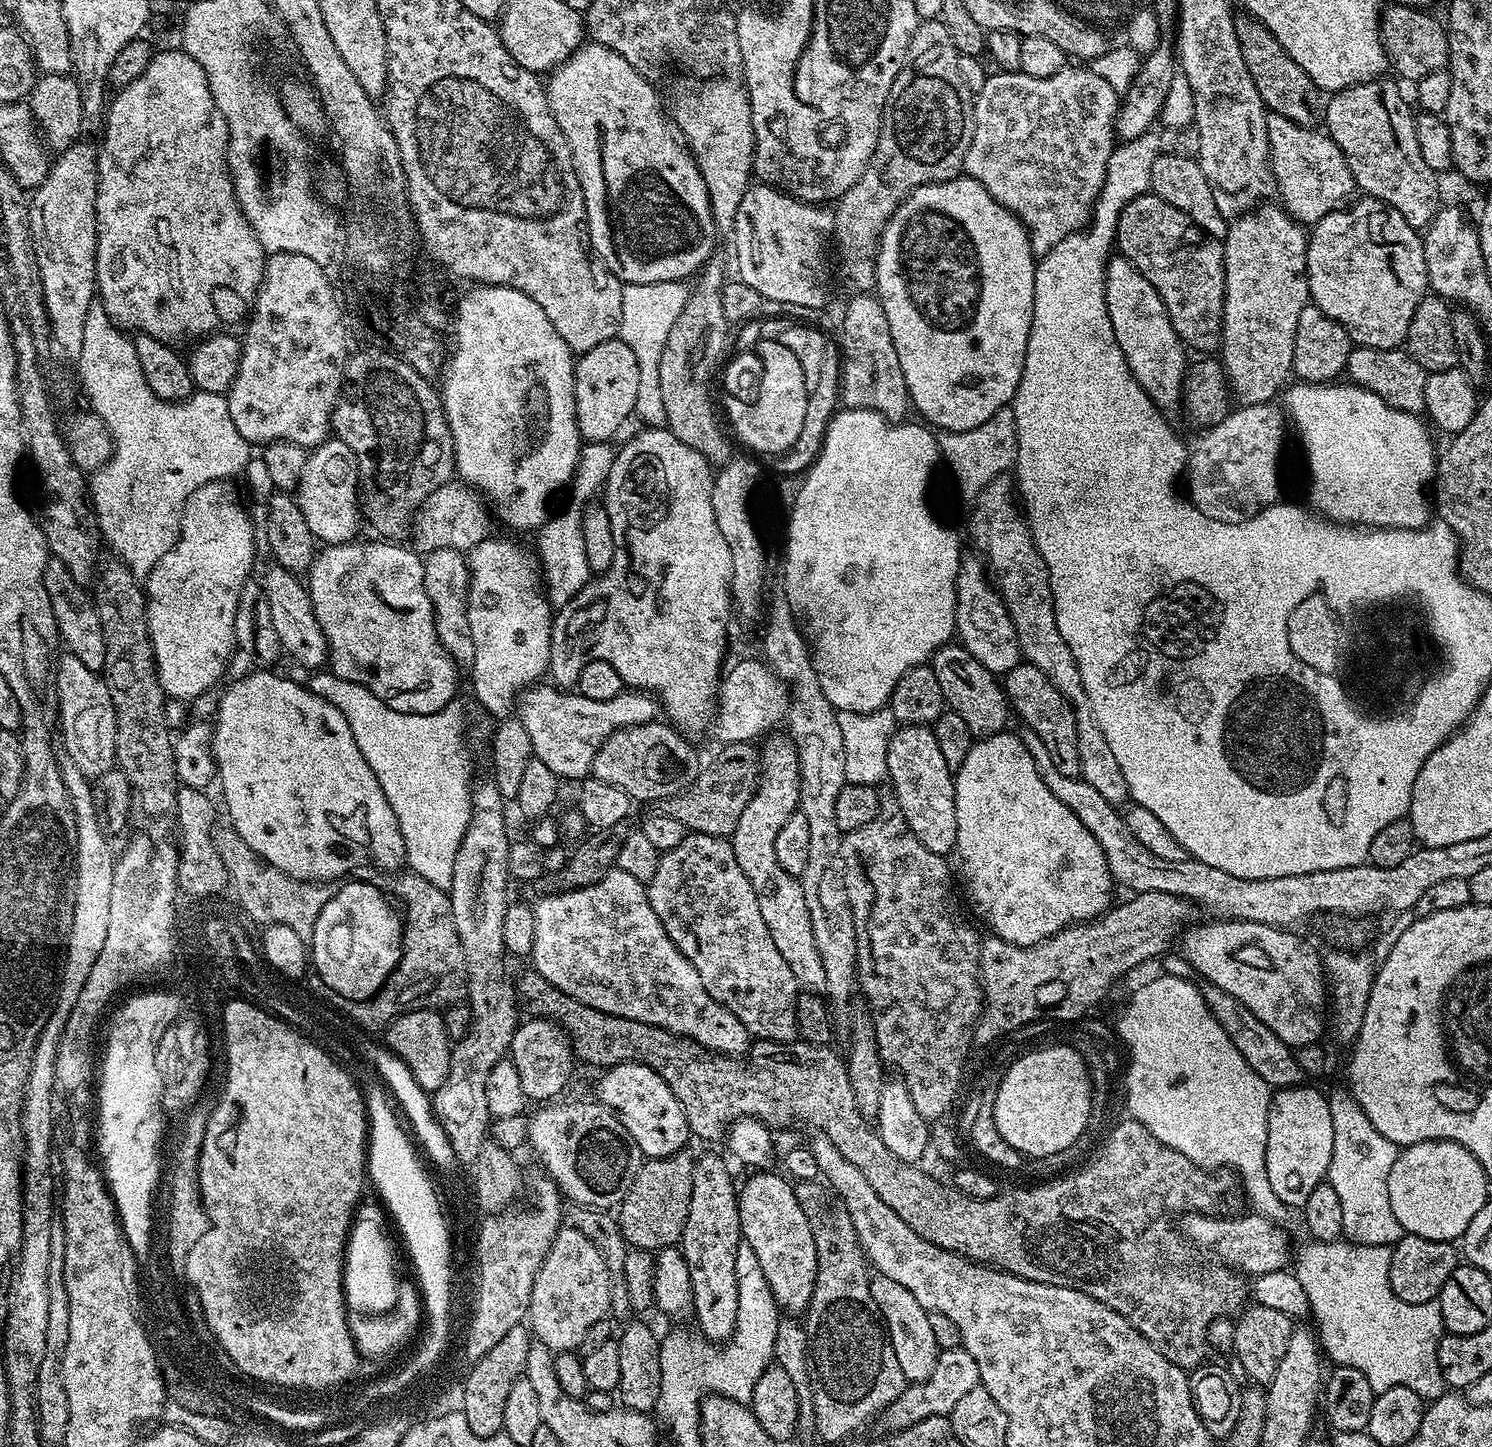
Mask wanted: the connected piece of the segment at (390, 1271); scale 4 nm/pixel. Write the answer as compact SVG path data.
M363 1201L357 1205L353 1216L352 1228L348 1233L348 1244L344 1253L344 1299L351 1313L377 1315L390 1311L397 1300L399 1279L396 1278L392 1244L387 1236L388 1216L379 1203Z

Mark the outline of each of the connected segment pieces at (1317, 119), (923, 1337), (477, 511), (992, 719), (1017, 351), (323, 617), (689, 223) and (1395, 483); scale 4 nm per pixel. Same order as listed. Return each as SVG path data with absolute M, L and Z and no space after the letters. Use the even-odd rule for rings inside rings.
M1251 14L1236 16L1236 37L1238 46L1242 46L1242 59L1246 61L1246 70L1250 70L1250 78L1254 78L1254 86L1258 86L1258 94L1262 98L1265 109L1269 113L1286 118L1303 128L1316 128L1322 120L1322 92L1316 87L1310 74L1286 54L1282 42L1274 38L1274 34Z
M876 1274L870 1279L870 1296L874 1298L874 1306L880 1311L884 1320L884 1329L888 1332L890 1346L894 1346L894 1358L898 1358L898 1366L902 1366L905 1381L915 1382L930 1378L936 1368L936 1360L942 1349L934 1342L934 1333L930 1326L928 1311L894 1278Z
M449 482L434 490L434 494L430 494L426 502L422 502L412 522L410 540L413 540L411 543L415 551L420 554L439 548L470 550L478 546L478 542L489 539L491 532L488 531L492 524L494 525L494 520L490 515L489 505L471 487L460 482Z
M949 642L942 645L930 661L934 678L942 686L945 705L970 726L973 737L983 738L1005 731L1009 727L1010 705L1004 695L1004 685L992 672L975 660L959 643Z
M967 174L955 176L952 180L947 180L941 184L927 184L926 186L918 186L918 190L914 190L904 199L898 206L898 210L888 220L884 232L880 235L880 245L876 251L876 287L875 295L880 301L882 310L886 310L886 322L890 322L890 338L894 342L894 350L898 350L898 362L902 362L902 374L906 374L906 386L908 387L908 399L911 407L920 411L919 419L927 422L933 429L939 431L968 431L982 425L988 419L992 418L998 410L1009 407L1012 400L1016 396L1018 390L1018 382L1022 378L1022 366L1026 362L1026 342L1030 338L1030 326L1032 325L1032 315L1034 314L1034 274L1036 273L1037 257L1030 246L1030 238L1028 232L1024 229L1024 224L1010 210L1006 210L994 199L989 192L976 180L971 180Z
M400 542L330 544L321 547L306 573L306 587L318 624L326 634L330 671L346 682L358 682L378 694L396 712L434 714L456 697L456 661L446 654L436 633L434 610L424 585L423 559Z
M595 42L581 44L546 80L548 105L568 139L572 165L582 186L591 251L598 260L600 255L599 263L624 284L687 281L691 272L699 273L708 263L718 237L702 174L692 153L674 135L652 83L626 58Z
M1296 382L1282 396L1287 419L1291 427L1292 424L1296 427L1300 444L1308 455L1308 496L1317 508L1313 509L1321 517L1341 526L1425 527L1430 520L1430 492L1424 487L1433 483L1438 459L1437 453L1432 453L1429 425L1415 412L1394 410L1370 390L1351 382L1340 383Z

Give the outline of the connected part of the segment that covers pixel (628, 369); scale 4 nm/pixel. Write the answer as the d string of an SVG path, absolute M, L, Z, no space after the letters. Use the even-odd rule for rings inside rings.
M619 338L607 340L594 350L583 353L575 361L576 381L574 382L574 398L576 399L576 425L585 441L611 441L612 435L627 422L636 411L638 402L638 362L634 359L634 350L626 346Z

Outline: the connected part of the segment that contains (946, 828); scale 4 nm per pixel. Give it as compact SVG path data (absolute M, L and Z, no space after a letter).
M906 724L893 731L888 743L888 775L892 780L891 791L898 798L898 806L902 806L902 814L914 830L914 838L926 846L926 850L934 850L934 854L947 857L958 838L958 810L956 809L956 782L953 769L946 766L942 759L942 749L938 747L938 738L932 733L931 727L923 724Z

